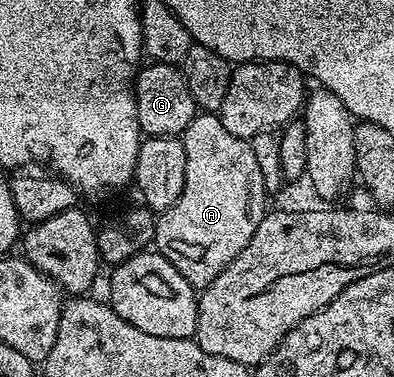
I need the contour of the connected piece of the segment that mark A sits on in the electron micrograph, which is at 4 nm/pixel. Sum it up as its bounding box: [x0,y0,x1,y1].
[155,115,267,290]

